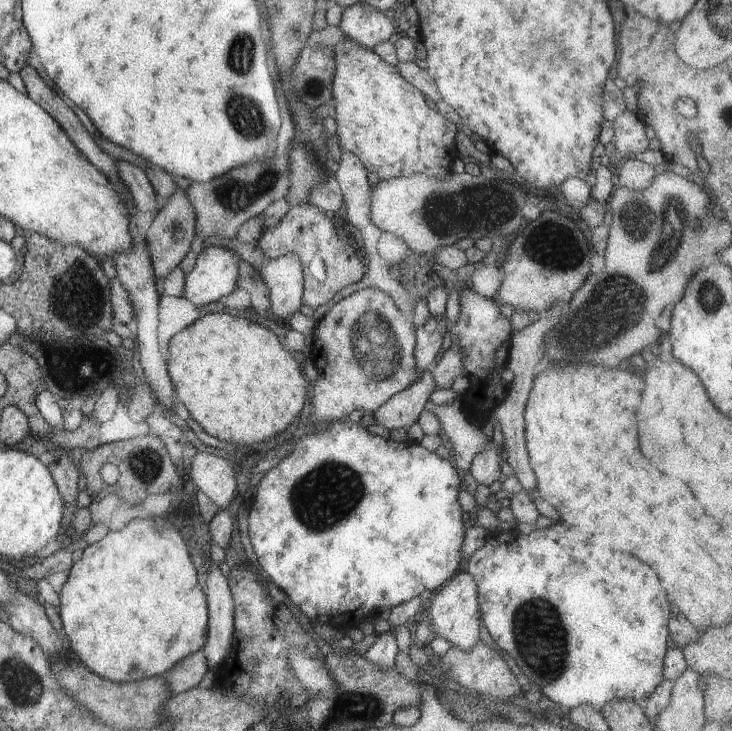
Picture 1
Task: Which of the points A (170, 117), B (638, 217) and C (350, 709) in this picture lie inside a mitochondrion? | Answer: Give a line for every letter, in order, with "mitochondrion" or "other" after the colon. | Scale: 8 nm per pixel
A: other
B: mitochondrion
C: mitochondrion

